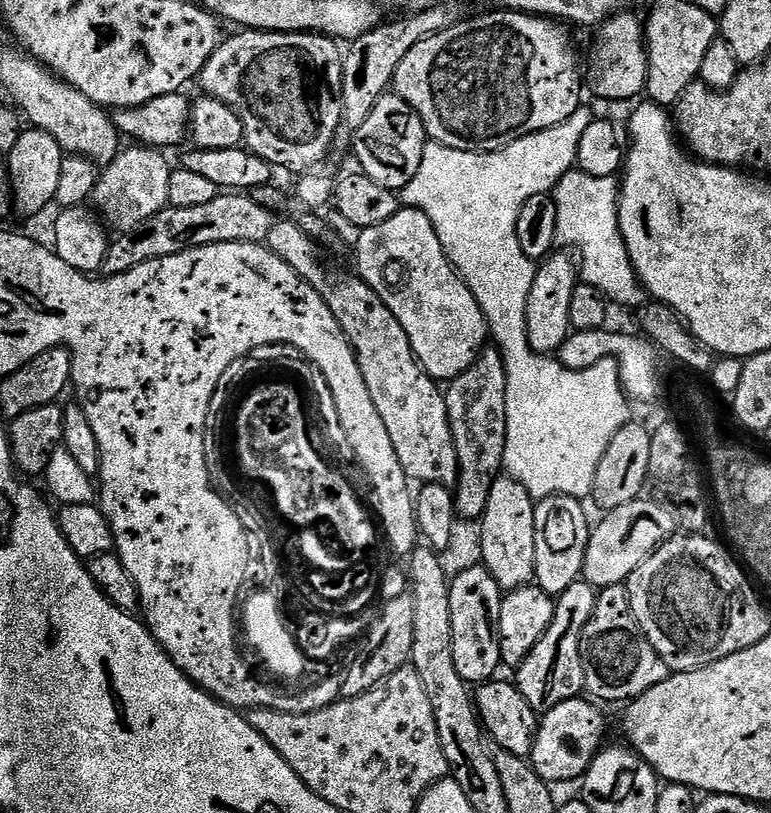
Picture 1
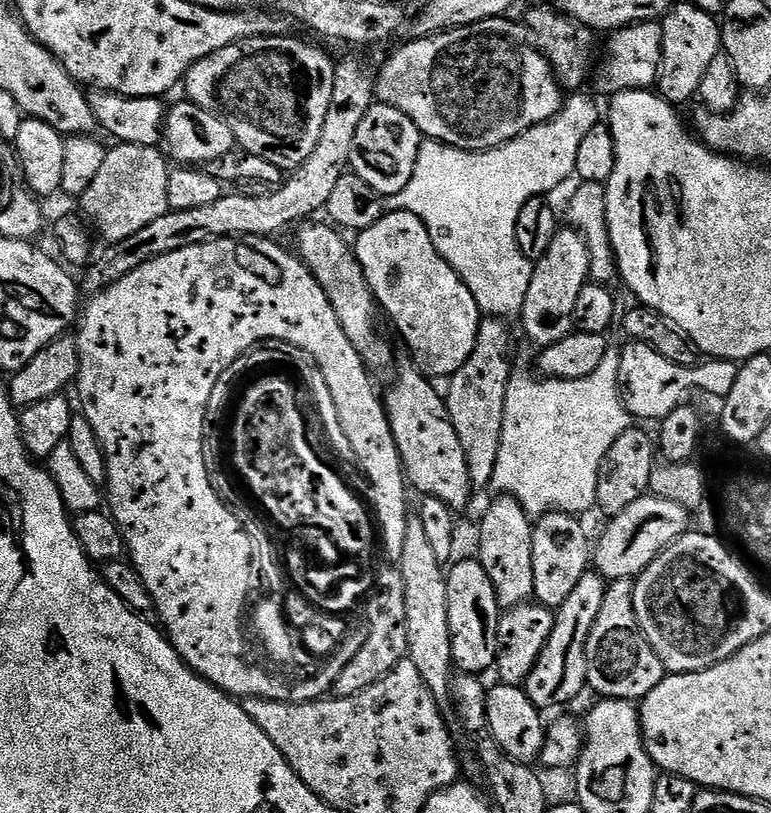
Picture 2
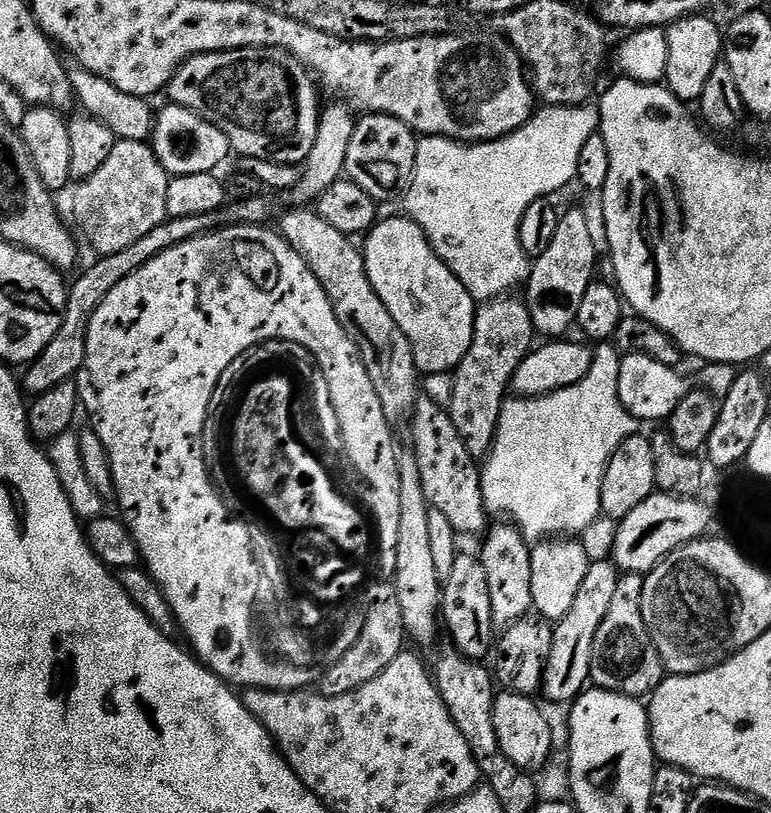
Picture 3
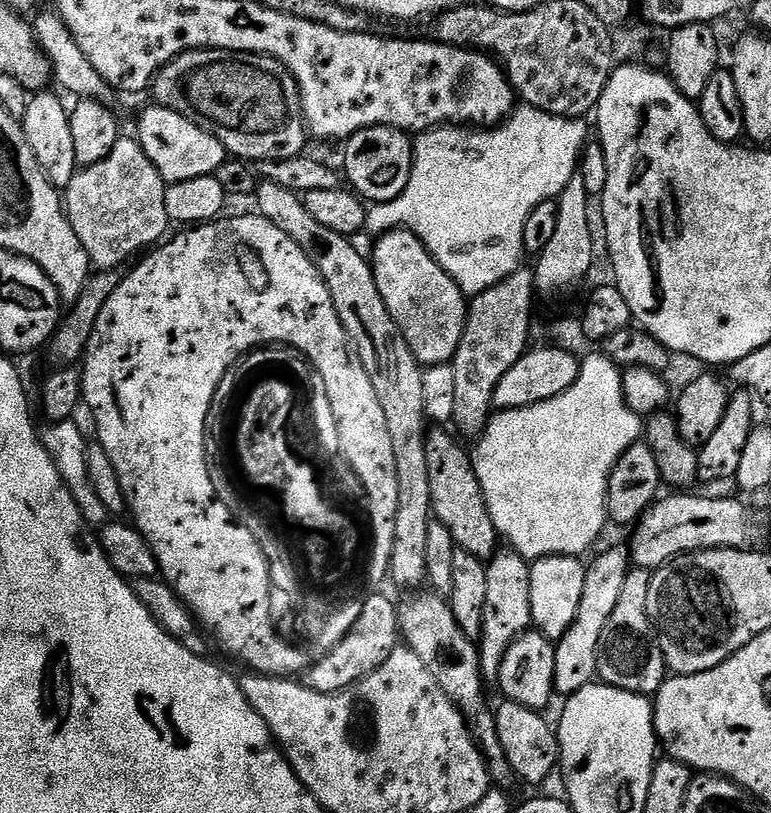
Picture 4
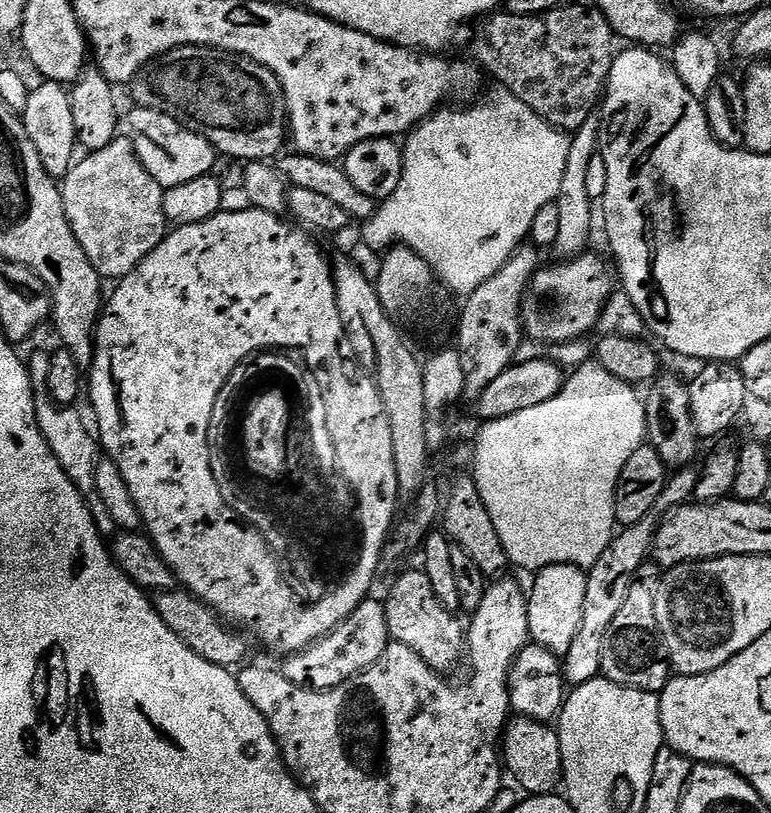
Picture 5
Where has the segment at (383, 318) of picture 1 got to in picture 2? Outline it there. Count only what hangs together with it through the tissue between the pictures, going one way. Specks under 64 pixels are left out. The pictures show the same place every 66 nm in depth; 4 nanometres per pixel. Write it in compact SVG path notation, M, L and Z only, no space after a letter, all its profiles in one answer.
M411 367L402 369L397 374L392 389L388 393L385 391L382 396L404 475L407 483L420 491L421 497L442 498L446 506L460 510L471 502L474 495L470 466L466 466L462 442L454 430L454 422L448 420L446 400L434 394L429 377L419 367Z

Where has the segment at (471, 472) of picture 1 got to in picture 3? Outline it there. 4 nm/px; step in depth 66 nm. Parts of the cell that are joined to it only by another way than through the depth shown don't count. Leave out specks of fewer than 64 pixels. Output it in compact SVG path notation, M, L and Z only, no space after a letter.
M516 294L497 296L494 300L483 301L477 307L474 318L474 338L470 342L470 350L466 350L466 358L462 358L462 362L454 369L452 400L447 406L454 426L458 426L458 434L462 434L462 442L466 442L466 450L470 450L470 454L477 462L483 461L492 451L498 422L504 409L504 401L509 399L514 374L528 353L533 351L532 336L534 337L534 329L530 310L527 303L521 297L519 300Z

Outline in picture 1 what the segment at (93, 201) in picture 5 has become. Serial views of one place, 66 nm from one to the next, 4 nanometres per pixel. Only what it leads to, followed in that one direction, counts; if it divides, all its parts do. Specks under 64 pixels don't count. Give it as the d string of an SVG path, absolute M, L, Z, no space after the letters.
M128 146L112 159L100 174L96 187L94 204L100 207L99 215L116 230L129 230L138 227L146 218L158 214L169 207L170 174L173 165L163 151L147 146Z

